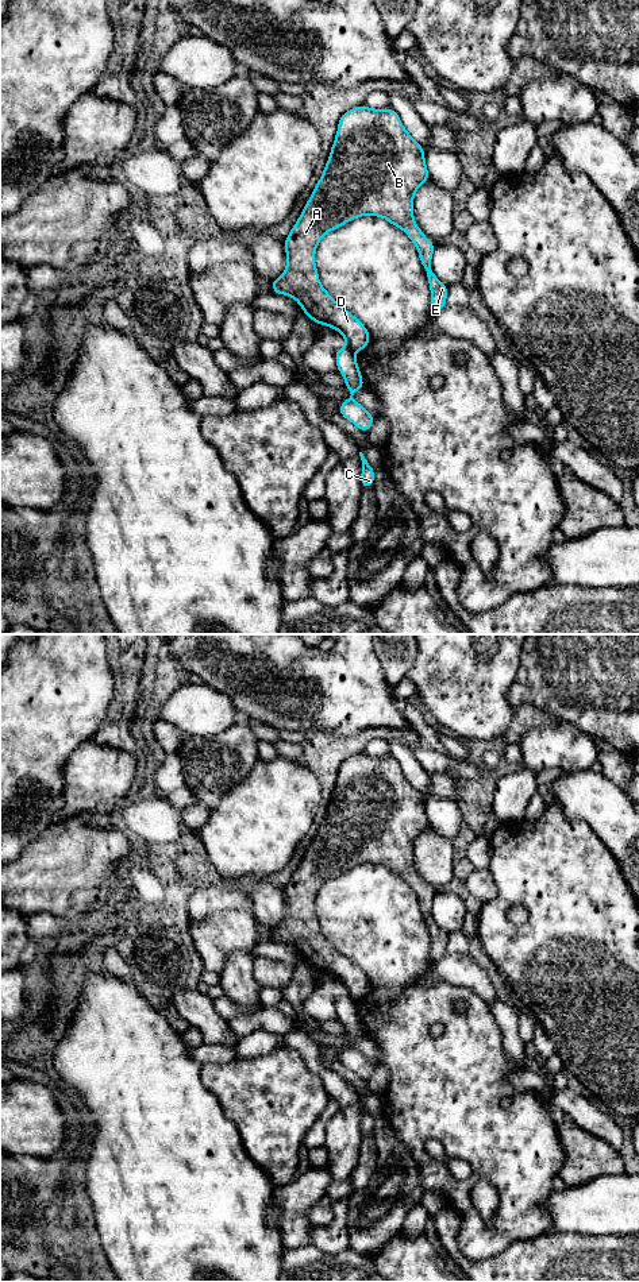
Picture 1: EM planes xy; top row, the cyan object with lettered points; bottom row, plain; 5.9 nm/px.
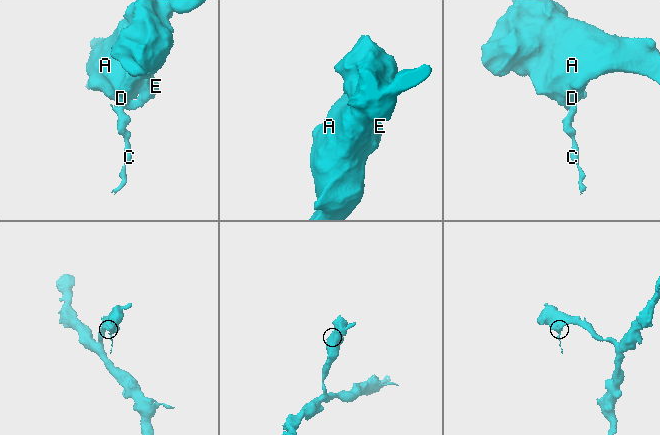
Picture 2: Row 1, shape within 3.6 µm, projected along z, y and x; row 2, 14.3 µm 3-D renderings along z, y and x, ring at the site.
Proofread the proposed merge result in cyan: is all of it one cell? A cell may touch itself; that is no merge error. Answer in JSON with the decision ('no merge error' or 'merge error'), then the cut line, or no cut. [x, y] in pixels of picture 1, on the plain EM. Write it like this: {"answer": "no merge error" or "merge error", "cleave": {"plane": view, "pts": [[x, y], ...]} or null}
{"answer": "merge error", "cleave": {"plane": "xy", "pts": [[346, 993], [354, 999]]}}

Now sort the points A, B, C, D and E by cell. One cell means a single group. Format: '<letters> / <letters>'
A B D E / C

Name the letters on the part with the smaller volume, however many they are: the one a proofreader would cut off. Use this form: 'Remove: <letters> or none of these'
Remove: C

